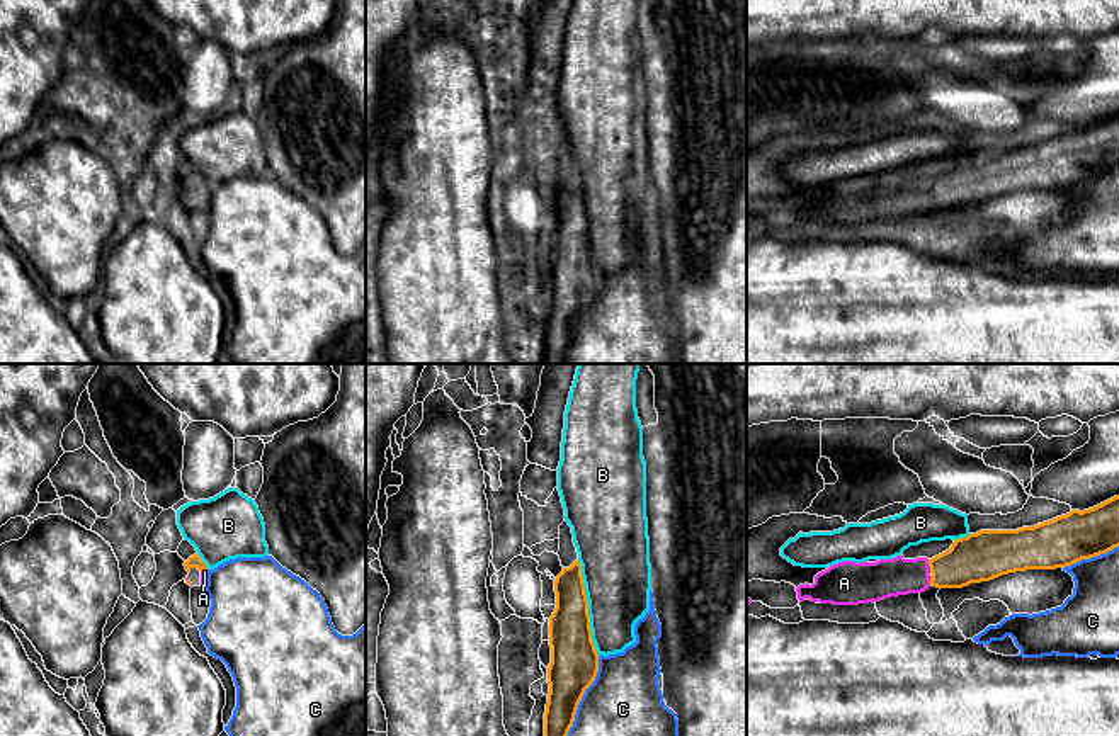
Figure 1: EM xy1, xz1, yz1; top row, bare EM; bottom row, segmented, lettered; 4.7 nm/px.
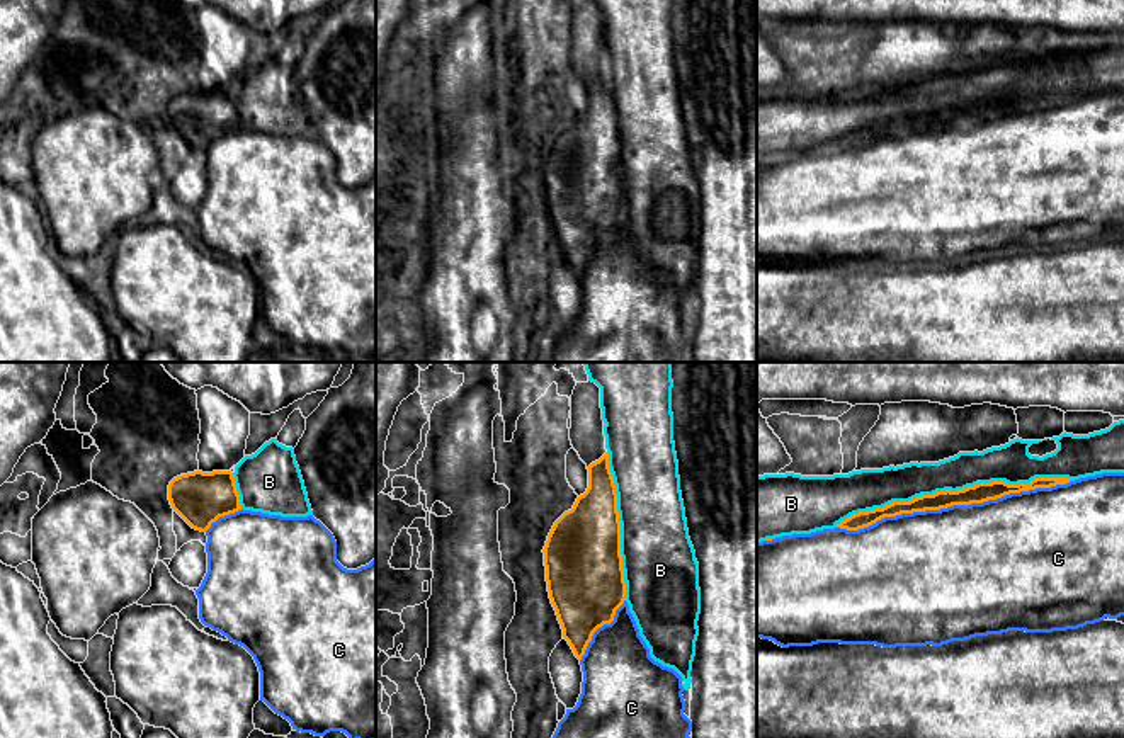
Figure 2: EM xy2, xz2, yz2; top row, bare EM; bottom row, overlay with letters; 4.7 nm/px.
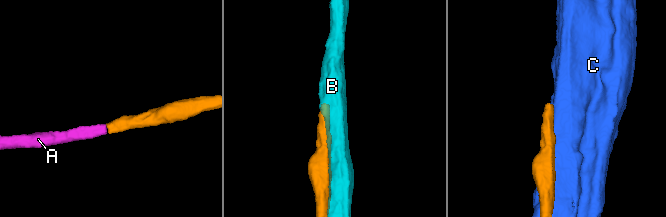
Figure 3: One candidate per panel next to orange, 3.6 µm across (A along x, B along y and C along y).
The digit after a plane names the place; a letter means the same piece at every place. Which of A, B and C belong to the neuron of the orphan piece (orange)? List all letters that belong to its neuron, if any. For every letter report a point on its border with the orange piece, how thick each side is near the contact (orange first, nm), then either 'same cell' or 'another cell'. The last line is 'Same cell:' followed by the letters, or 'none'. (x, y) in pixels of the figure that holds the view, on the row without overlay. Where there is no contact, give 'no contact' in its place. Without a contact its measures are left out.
A: meets orange in yz1 at (929, 184); 220 nm thick on the orange side, 180 nm on the other; same cell
B: meets orange in yz2 at (953, 111); 90 nm thick on the orange side, 170 nm on the other; another cell
C: meets orange in yz2 at (953, 123); 90 nm thick on the orange side, 480 nm on the other; another cell
Same cell: A

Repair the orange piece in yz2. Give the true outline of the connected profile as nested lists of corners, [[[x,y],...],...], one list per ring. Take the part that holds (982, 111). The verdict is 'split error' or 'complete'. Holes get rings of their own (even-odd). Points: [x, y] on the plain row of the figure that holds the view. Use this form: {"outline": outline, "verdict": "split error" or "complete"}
{"outline": [[[1036,97],[1030,102],[1024,104],[1008,104],[1005,100],[978,102],[957,111],[937,111],[934,114],[922,114],[910,121],[893,121],[883,128],[874,128],[867,131],[859,131],[849,138],[837,143],[840,148],[859,150],[876,143],[884,136],[896,136],[901,133],[925,131],[925,129],[940,129],[952,124],[971,124],[983,122],[988,119],[996,119],[1010,112],[1029,111],[1036,107],[1051,107],[1056,104],[1066,104],[1071,99],[1068,97]]], "verdict": "complete"}

